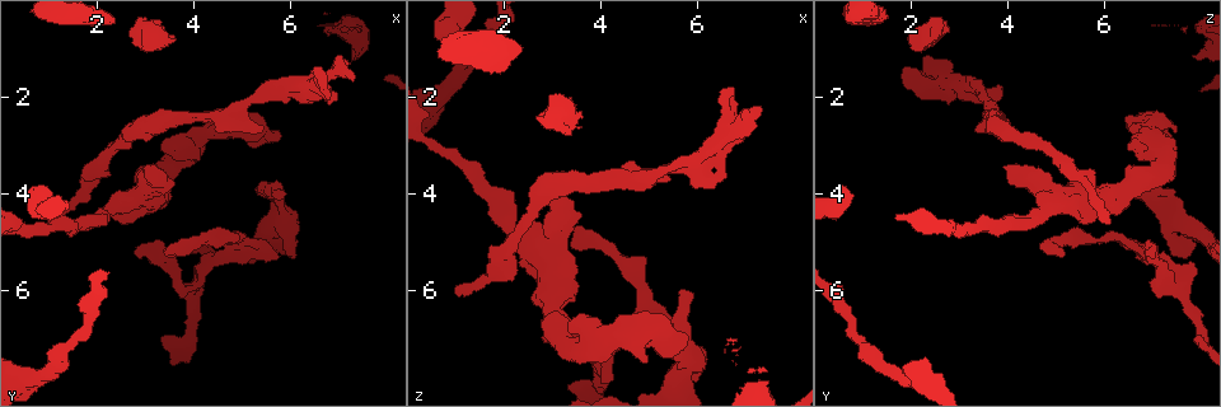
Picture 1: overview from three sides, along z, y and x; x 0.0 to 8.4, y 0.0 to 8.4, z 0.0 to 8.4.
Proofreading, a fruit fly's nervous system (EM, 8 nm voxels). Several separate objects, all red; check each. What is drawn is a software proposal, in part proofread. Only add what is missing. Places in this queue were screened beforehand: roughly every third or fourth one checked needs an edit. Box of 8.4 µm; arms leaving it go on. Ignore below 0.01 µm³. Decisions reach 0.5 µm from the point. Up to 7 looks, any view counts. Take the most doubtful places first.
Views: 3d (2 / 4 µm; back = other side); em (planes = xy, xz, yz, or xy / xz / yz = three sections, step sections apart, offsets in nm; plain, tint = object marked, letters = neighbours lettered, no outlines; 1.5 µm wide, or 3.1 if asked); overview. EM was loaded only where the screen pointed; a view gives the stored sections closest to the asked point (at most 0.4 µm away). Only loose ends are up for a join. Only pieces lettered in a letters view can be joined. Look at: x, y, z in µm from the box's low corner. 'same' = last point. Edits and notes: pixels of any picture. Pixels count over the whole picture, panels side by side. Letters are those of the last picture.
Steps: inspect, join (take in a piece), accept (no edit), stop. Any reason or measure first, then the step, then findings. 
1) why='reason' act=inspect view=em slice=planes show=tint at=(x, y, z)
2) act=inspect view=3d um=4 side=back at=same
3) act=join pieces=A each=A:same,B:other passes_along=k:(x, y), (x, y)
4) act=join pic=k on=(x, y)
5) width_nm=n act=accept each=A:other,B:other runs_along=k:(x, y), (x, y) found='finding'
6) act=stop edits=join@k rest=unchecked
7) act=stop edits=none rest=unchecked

why='end of a long branch' act=inspect view=em slice=planes show=letters at=(0.55, 3.95, 0.65)

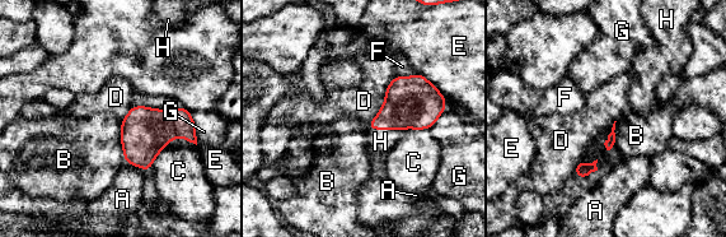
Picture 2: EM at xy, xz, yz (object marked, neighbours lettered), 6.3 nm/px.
act=join pieces=H each=A:other,B:other,C:other,D:other,E:other,F:other,G:other,H:same passes_along=2:(410, 102), (379, 128), (380, 142) found='it goes on there'

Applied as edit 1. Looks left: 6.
why='stops while still wide' act=inspect view=em slice=planes show=letters at=(3.25, 3.45, 4.00)

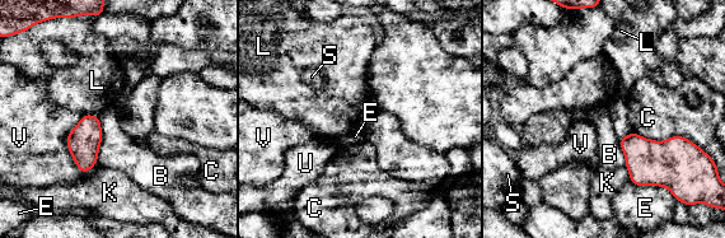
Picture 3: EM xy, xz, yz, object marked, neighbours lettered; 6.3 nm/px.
longest_contact=V:380nm act=accept each=B:other,C:other,E:other,K:other,L:other,S:other,U:other,V:other border=3:(99, 116), (102, 141), (97, 160) found='no lettered piece goes on from it'

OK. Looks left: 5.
why='an open end' act=inspect view=em slice=planes show=letters at=(3.35, 5.20, 5.10)

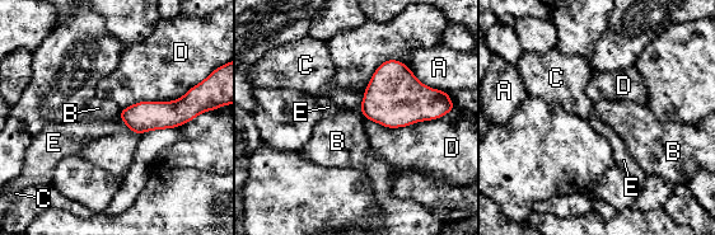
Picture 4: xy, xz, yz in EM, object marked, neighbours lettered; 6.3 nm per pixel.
width_nm=160 act=accept each=A:other,B:other,C:other,D:other,E:other border=4:(121, 111), (118, 117) found='none of them fits'

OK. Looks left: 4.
act=stop edits=join@2 rest=unchecked

